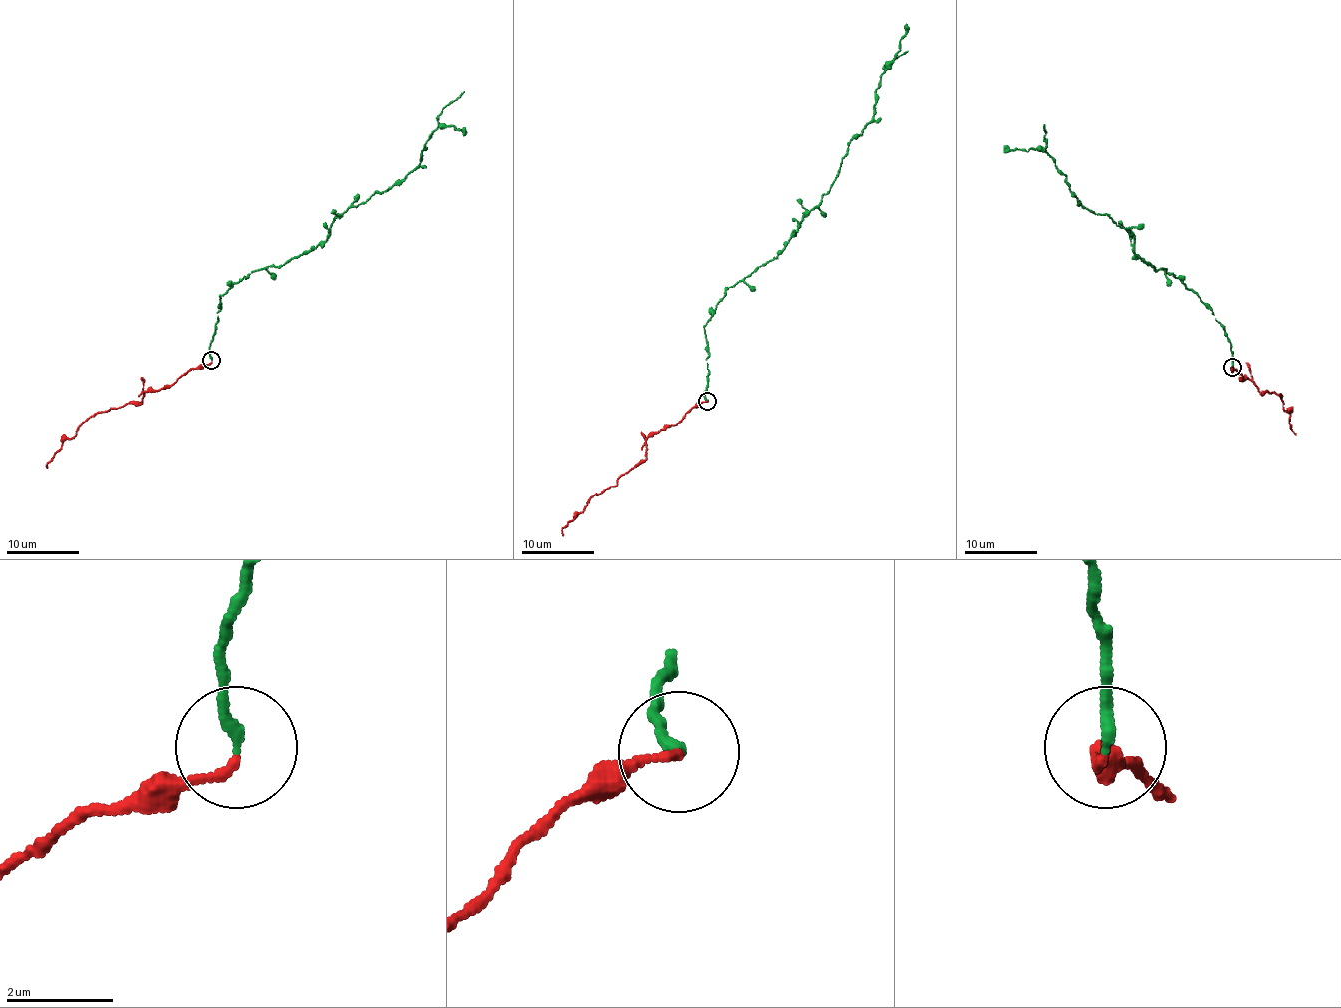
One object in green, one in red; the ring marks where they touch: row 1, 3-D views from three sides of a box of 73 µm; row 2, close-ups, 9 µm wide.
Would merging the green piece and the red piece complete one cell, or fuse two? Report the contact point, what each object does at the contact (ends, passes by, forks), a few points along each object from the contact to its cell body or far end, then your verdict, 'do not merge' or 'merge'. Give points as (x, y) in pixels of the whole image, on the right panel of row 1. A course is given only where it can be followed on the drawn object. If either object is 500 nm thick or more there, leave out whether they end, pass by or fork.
place (1232, 367); green ends; red ends; course green (1232, 368), (1224, 327), (1190, 288), (1134, 253), (1129, 229), (1080, 204), (1046, 149), (1004, 146); course red (1232, 368), (1261, 393), (1279, 396), (1280, 393), (1282, 408), (1290, 412), (1289, 427), (1296, 435); do not merge

